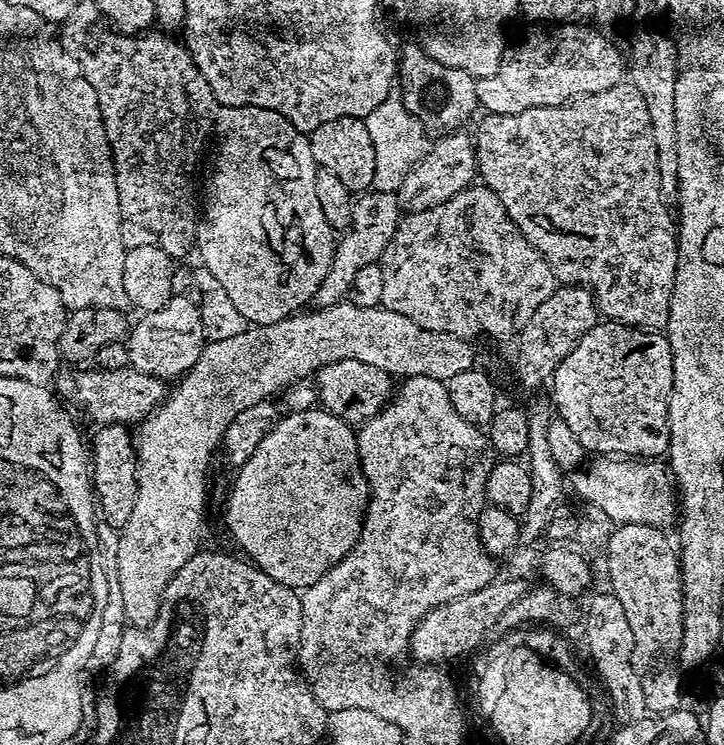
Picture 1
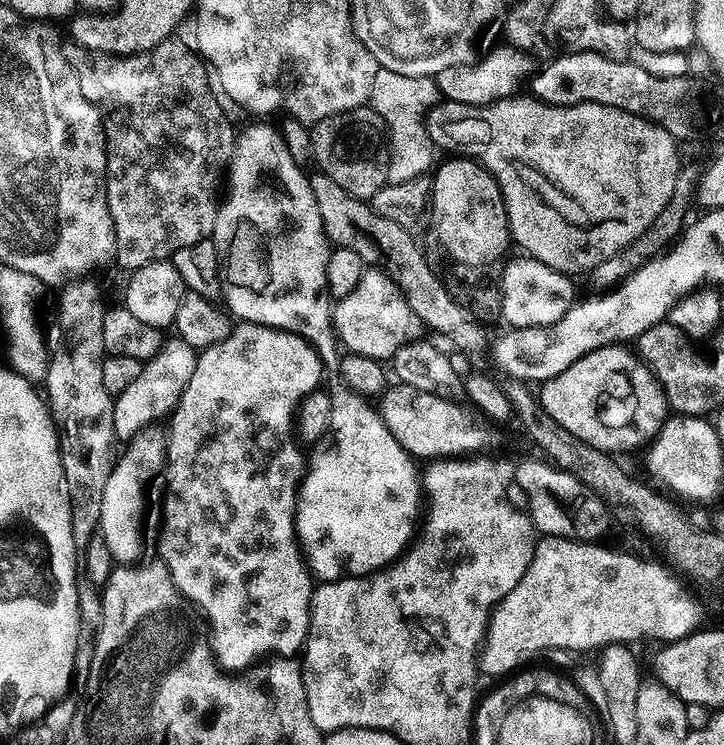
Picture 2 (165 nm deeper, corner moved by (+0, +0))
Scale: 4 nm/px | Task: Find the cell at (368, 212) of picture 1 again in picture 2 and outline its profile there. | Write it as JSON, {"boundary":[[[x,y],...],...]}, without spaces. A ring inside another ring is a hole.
{"boundary":[[[240,322],[224,335],[222,342],[203,349],[197,355],[194,374],[190,374],[190,382],[186,382],[186,390],[182,390],[180,401],[170,414],[172,425],[166,428],[167,459],[162,471],[165,477],[164,521],[160,524],[159,559],[167,564],[178,590],[206,617],[216,659],[226,670],[246,670],[257,658],[265,657],[262,655],[266,652],[280,658],[295,657],[308,638],[308,607],[312,601],[314,577],[296,538],[296,494],[306,470],[306,456],[300,453],[301,445],[294,439],[292,421],[301,400],[321,387],[320,379],[324,375],[326,369],[316,349],[298,334],[265,324]]]}

